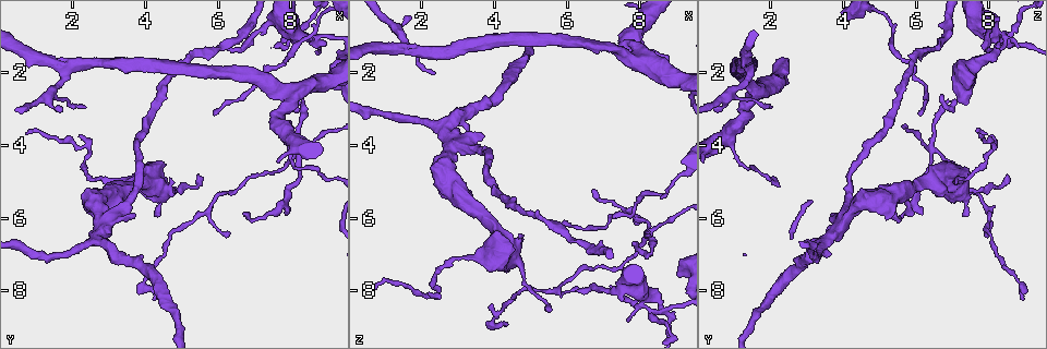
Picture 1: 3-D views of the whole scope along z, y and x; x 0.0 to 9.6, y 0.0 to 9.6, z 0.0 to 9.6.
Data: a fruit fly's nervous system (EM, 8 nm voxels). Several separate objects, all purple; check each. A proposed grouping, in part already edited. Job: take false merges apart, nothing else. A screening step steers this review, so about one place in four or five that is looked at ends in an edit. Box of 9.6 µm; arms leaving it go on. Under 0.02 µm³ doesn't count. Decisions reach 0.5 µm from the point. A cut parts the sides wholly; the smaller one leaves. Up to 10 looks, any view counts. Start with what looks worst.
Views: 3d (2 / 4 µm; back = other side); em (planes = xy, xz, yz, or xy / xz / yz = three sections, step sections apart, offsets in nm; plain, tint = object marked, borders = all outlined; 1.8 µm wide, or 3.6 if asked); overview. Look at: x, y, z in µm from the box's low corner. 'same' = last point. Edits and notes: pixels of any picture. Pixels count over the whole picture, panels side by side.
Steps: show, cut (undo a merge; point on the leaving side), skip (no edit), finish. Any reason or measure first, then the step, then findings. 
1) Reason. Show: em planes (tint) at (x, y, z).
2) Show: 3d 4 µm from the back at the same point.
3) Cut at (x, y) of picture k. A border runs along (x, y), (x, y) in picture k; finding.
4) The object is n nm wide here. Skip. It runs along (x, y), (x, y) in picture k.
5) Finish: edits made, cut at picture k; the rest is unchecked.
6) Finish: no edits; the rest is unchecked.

Thick turns thin. Show: 3d 4 µm at (8.65, 1.10, 8.60).

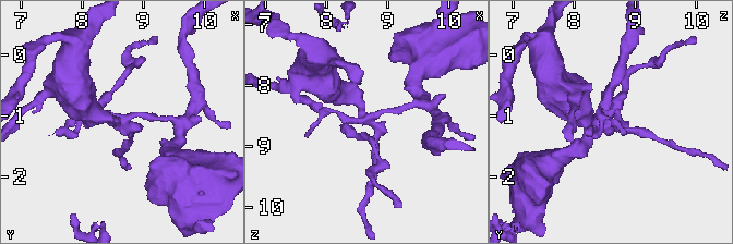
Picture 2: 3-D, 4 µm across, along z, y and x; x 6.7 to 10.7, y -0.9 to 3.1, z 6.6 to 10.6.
4 arms meet here; now the EM. Show: em yz step 16 (tint) at (8.60, 1.10, 8.50).

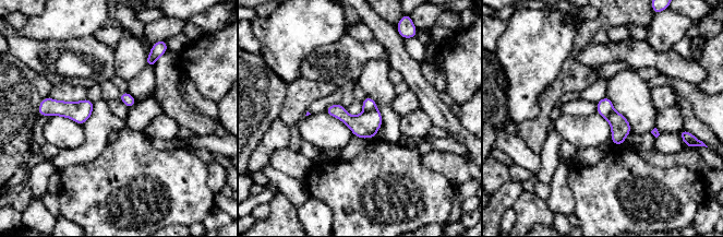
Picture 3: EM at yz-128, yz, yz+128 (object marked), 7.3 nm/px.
Show: em planes (tint) at the same point.

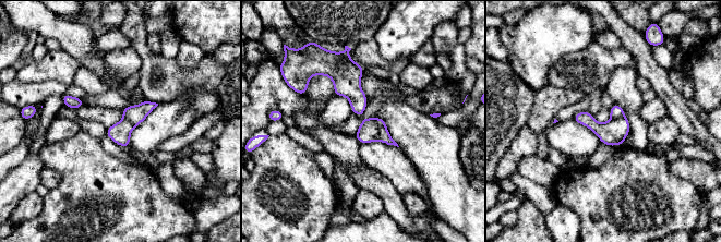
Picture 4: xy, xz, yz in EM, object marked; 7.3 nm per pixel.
The object is 150 nm wide here. Cut at (380, 121) of picture 4. A border runs along (374, 118), (379, 124), (385, 128) in picture 4; a second neuron is stuck on.

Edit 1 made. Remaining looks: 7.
Show: overview.

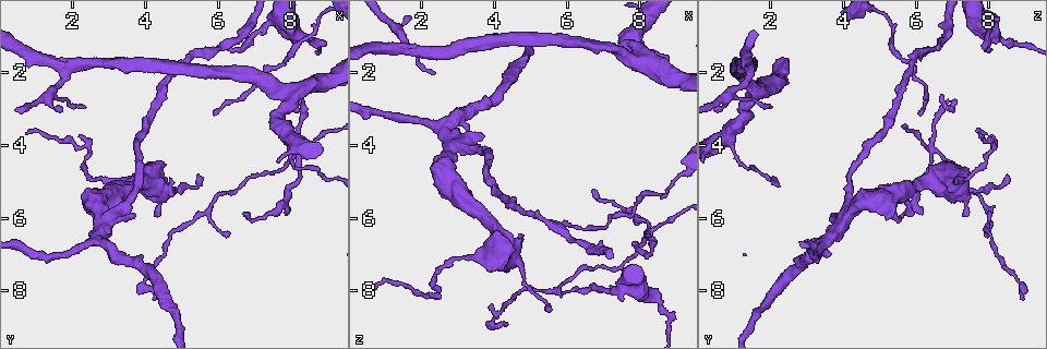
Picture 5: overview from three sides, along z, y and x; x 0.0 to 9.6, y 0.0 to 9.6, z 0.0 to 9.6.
Side arm on a straight run. Show: 3d 4 µm at (1.90, 1.90, 1.45).

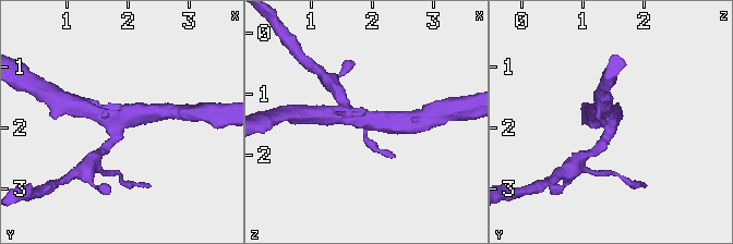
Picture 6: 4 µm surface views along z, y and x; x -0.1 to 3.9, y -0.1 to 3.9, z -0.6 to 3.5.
3 arms meet here; shape alone is not enough. Show: em planes (tint) at (1.90, 1.90, 1.50).

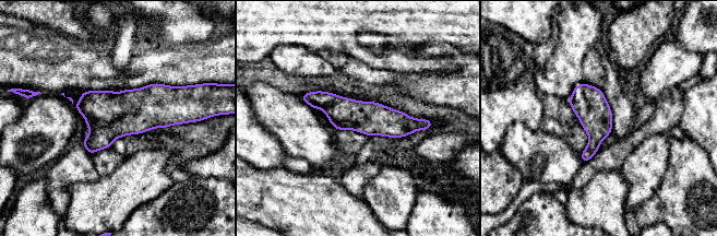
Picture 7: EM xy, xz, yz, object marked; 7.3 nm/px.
Skip. It runs along (303, 96), (344, 114), (423, 127) in picture 7; one neuron here.

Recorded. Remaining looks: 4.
Four arms meet. Show: 3d 2 µm at (8.20, 4.10, 6.45).

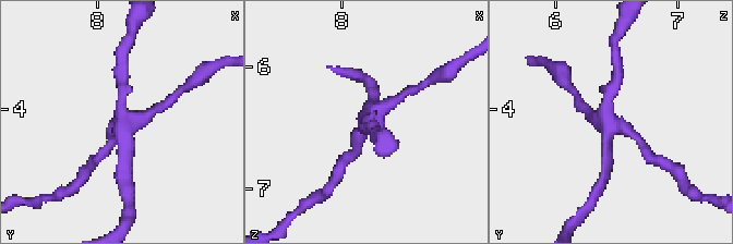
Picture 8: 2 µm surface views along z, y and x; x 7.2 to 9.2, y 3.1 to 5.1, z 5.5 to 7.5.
4 arms meet here. Show: em xz step 16 (tint) at (8.24, 4.10, 6.46).

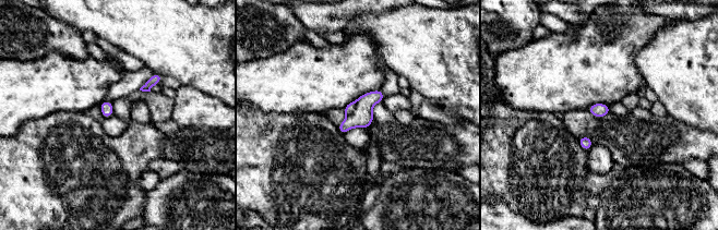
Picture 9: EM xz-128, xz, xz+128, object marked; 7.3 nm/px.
The object is 100 nm wide here. Cut at (349, 108) of picture 9. A border runs along (355, 103), (355, 109), (347, 116) in picture 9; a second neuron is stuck on.

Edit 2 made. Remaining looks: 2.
Sudden change in width. Show: em yz step 16 (tint) at (2.40, 6.70, 3.45).

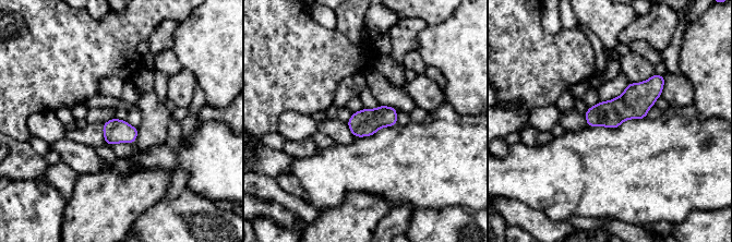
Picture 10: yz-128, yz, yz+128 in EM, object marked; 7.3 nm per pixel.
The object is 180 nm wide here. Skip. It runs along (657, 80), (633, 104), (589, 122) in picture 10; continuous, no second neuron.

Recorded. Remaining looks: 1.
Finish: edits made, cut at picture 4, cut at picture 9; the rest is unchecked.

